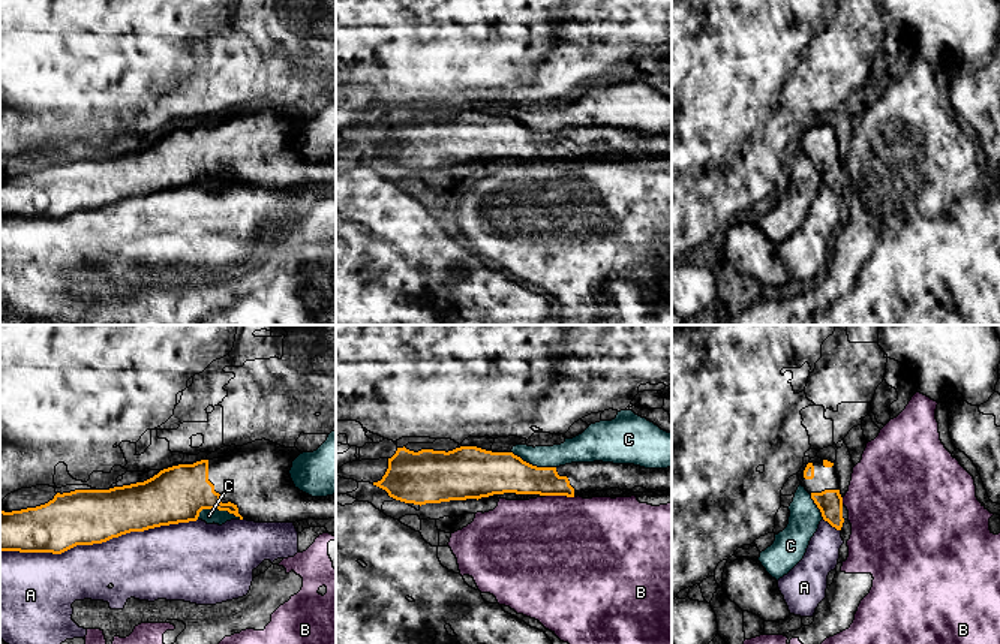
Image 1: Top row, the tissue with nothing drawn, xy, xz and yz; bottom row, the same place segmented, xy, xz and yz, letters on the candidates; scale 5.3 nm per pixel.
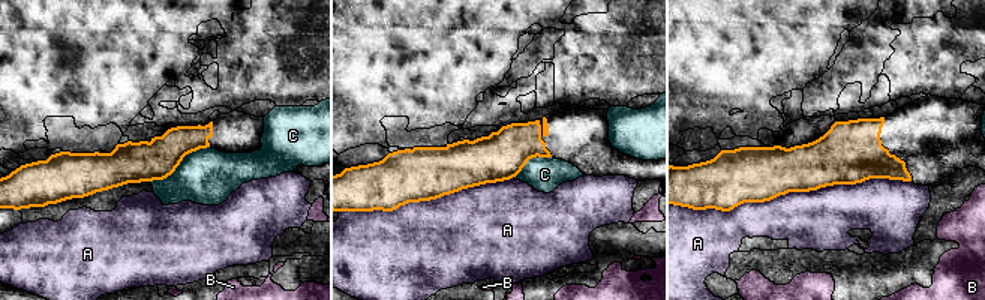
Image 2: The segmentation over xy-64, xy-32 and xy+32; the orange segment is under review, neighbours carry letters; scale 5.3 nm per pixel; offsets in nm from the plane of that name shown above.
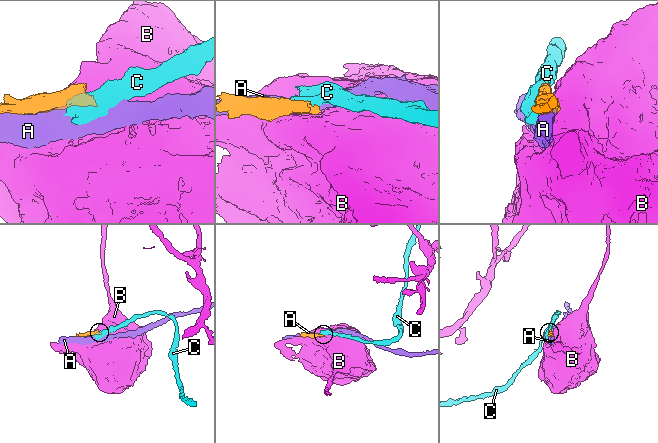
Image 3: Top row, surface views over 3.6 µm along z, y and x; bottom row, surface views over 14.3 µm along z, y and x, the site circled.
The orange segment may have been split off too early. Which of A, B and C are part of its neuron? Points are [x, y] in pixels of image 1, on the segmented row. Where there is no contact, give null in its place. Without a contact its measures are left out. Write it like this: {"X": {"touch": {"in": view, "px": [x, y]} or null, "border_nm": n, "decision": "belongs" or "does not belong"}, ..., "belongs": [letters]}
{"A": {"touch": {"in": "xy", "px": [98, 542]}, "border_nm": 1050, "decision": "does not belong"}, "B": {"touch": {"in": "xz", "px": [559, 494]}, "border_nm": 150, "decision": "does not belong"}, "C": {"touch": {"in": "xy", "px": [218, 508]}, "border_nm": 240, "decision": "does not belong"}, "belongs": []}

